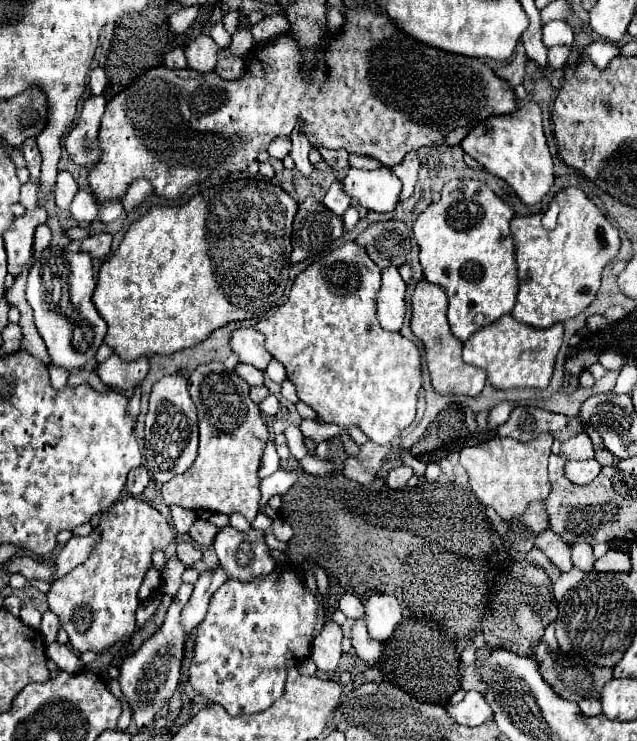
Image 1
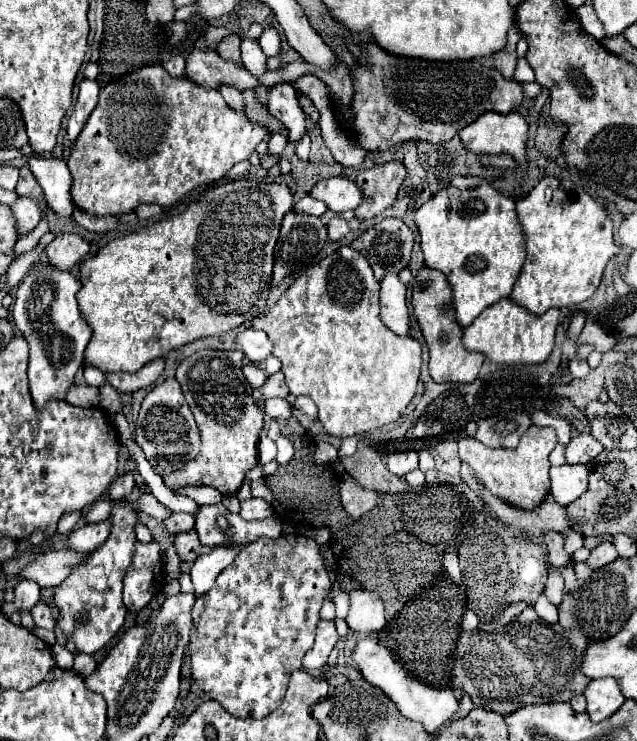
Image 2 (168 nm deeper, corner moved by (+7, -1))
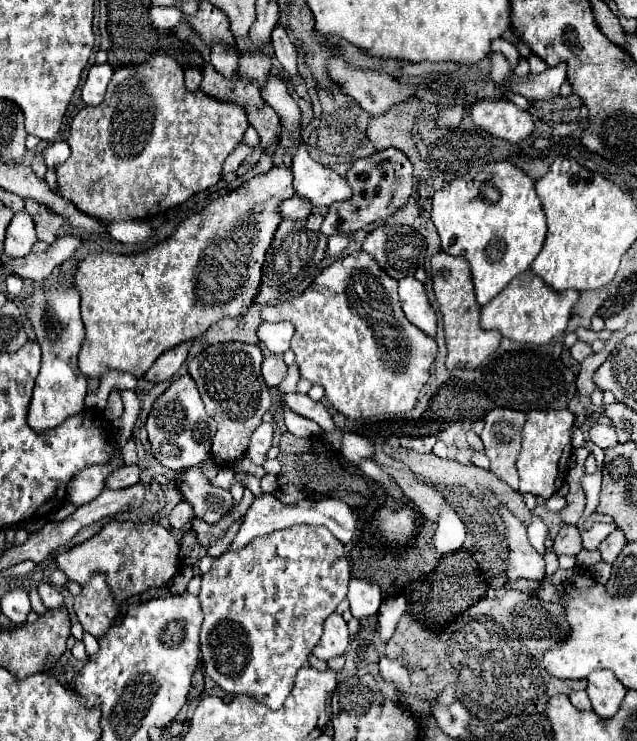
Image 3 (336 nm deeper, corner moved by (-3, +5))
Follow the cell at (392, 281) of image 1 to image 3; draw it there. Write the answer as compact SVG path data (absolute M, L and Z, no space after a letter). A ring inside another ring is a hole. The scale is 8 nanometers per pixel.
M406 276L398 282L398 294L400 294L400 302L406 318L414 326L418 326L424 334L434 338L438 328L438 318L430 304L424 284L418 282L414 276Z

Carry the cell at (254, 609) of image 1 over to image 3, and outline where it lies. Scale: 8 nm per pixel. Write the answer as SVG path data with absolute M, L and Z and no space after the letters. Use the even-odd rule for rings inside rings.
M298 524L298 526L290 526L286 530L274 530L272 534L260 536L254 542L250 542L250 546L244 546L242 550L224 550L222 556L218 556L218 562L214 562L214 570L202 574L202 590L198 596L200 604L202 604L202 612L204 612L204 624L202 624L202 632L200 632L200 650L202 650L202 660L204 660L208 676L222 690L226 690L230 694L246 694L246 696L252 696L258 702L266 704L268 708L278 710L294 686L294 674L298 672L298 668L302 668L306 664L312 648L318 644L318 640L322 636L324 620L346 598L348 580L350 580L350 564L344 556L344 544L338 538L334 538L326 526Z

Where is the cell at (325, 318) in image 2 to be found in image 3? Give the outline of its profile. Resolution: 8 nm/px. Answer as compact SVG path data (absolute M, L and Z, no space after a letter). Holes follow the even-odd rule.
M354 252L332 266L324 268L320 276L298 298L264 306L264 322L290 320L296 326L290 348L296 354L300 376L326 390L326 400L348 418L370 418L378 414L404 414L414 408L422 386L430 376L430 364L436 358L434 338L422 334L414 324L406 322L398 300L398 282L386 276L374 258L366 252Z

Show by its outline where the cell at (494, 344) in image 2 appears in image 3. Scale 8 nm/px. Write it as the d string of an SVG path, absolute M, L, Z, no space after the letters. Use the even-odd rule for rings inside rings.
M526 270L518 274L496 298L482 306L480 324L484 330L498 330L502 336L516 342L548 344L554 336L566 330L570 312L578 298L580 290L550 290L550 286L542 284L542 280L532 270Z

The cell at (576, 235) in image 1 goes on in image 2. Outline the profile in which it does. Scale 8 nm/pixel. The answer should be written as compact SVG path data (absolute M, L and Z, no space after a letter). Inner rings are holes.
M544 178L524 200L516 202L516 214L518 214L518 224L522 226L522 232L524 232L526 262L522 266L522 272L514 284L510 298L534 316L542 316L550 308L566 308L570 304L580 304L592 298L592 294L596 292L602 280L604 266L614 254L618 254L618 246L612 240L612 222L608 218L608 212L574 182ZM546 186L552 188L550 206L544 202Z

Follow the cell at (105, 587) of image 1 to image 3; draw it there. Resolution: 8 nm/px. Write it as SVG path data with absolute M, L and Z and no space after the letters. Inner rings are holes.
M96 574L90 584L82 588L82 594L74 598L74 612L86 632L94 634L96 638L106 634L108 626L118 616L118 604L114 602L114 596L102 574Z

